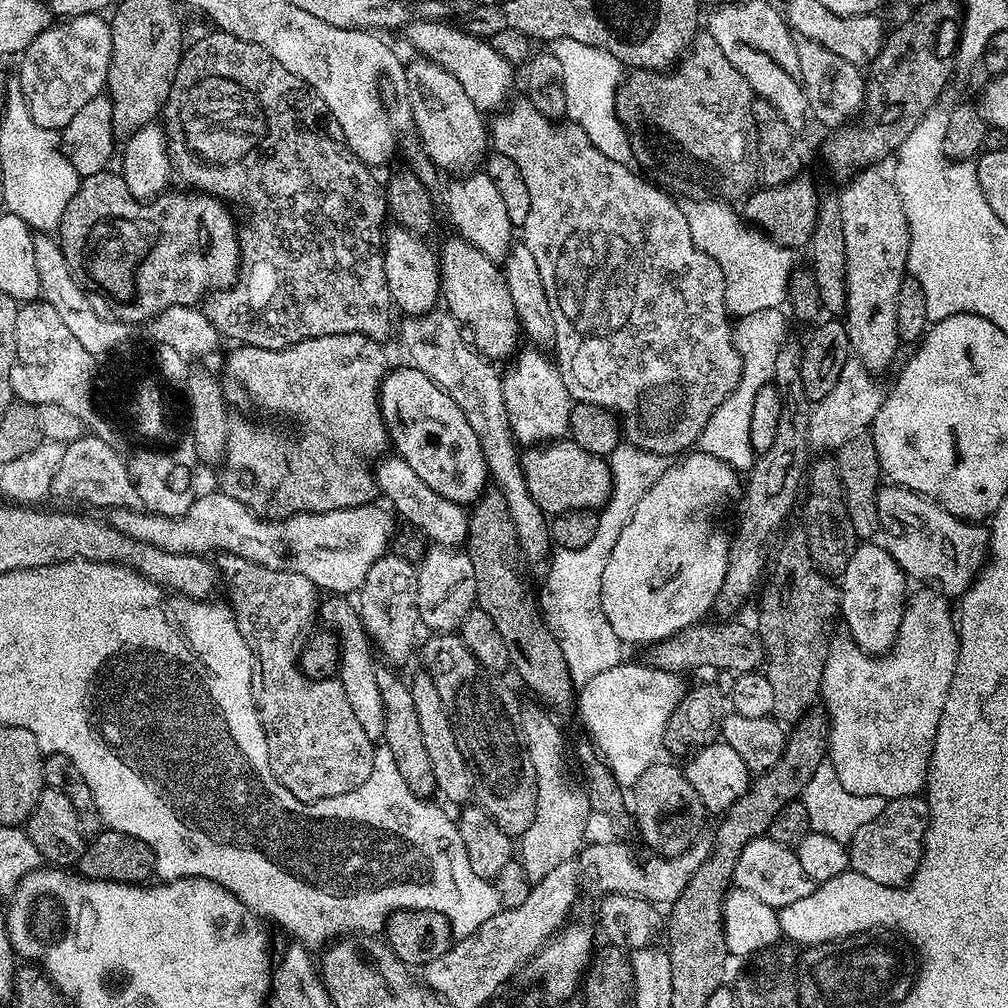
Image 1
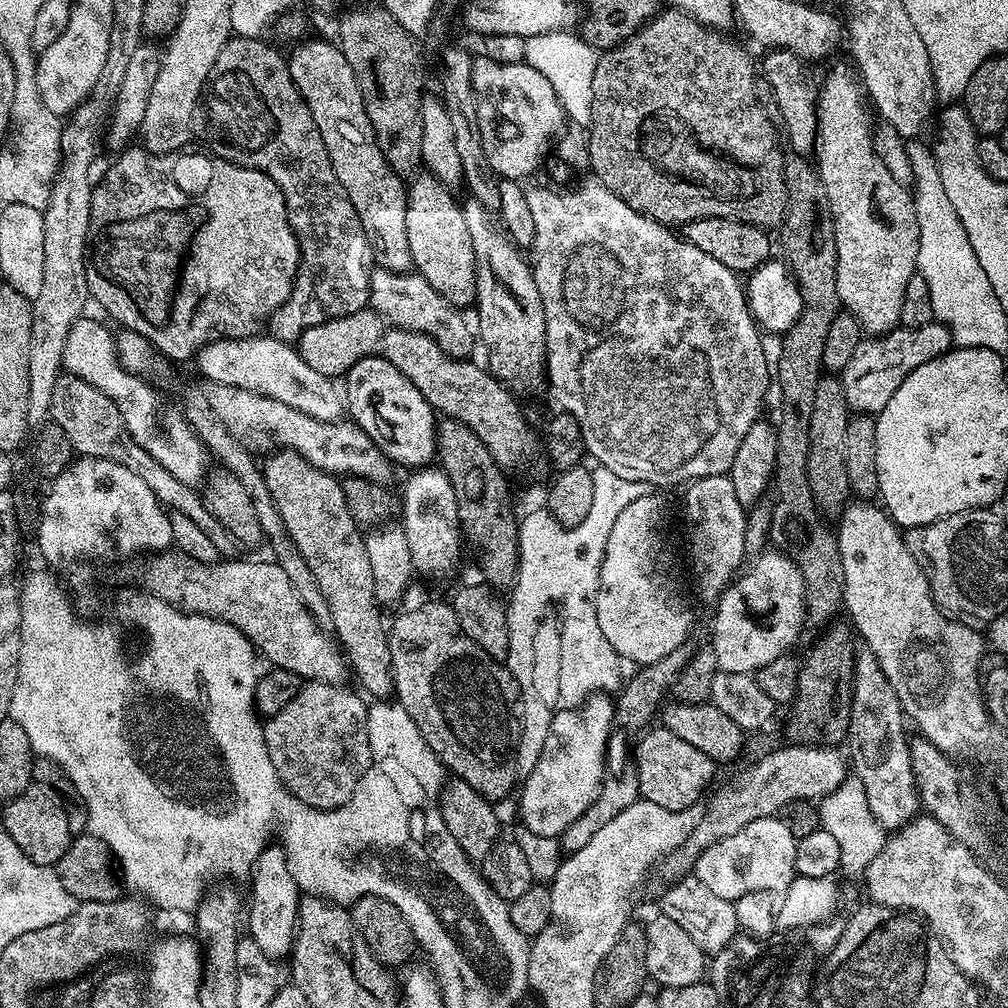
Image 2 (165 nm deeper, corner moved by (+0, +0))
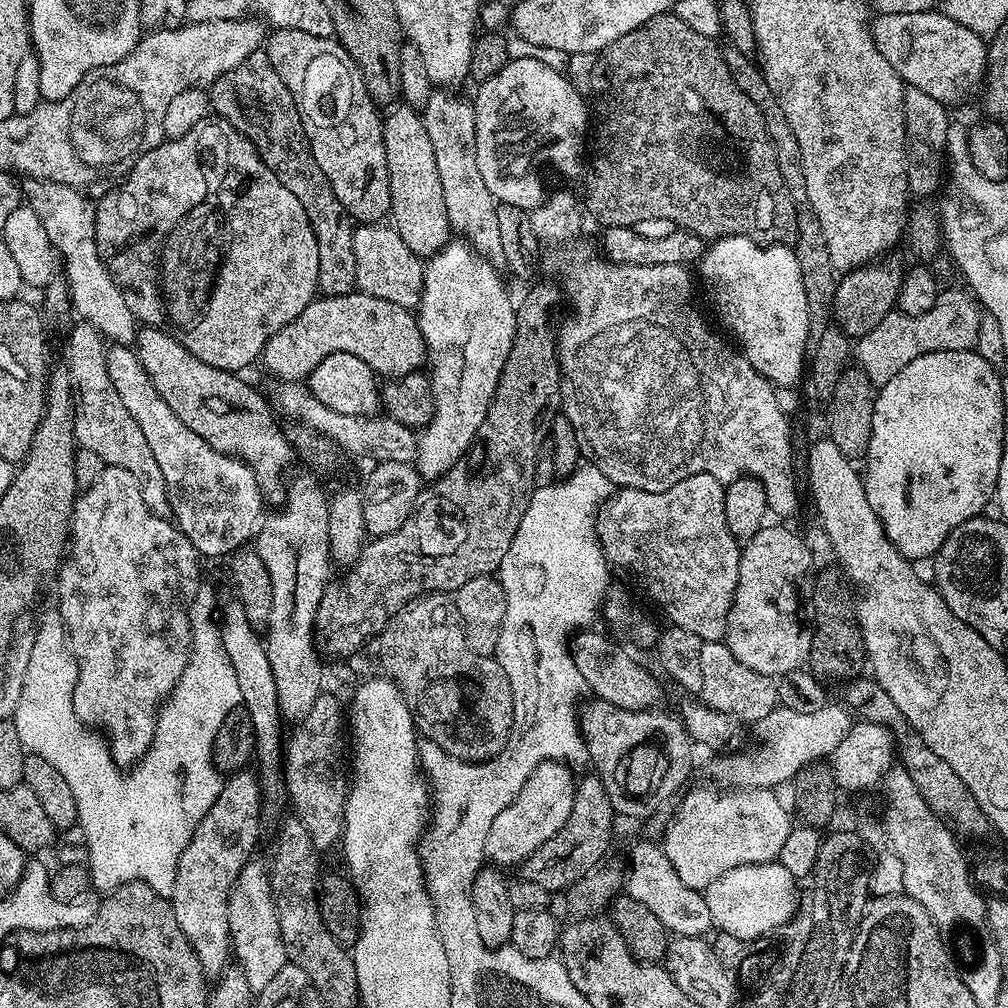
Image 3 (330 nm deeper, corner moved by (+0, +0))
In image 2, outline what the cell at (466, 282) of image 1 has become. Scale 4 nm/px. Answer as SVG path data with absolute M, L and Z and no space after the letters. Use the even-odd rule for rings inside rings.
M416 174L411 177L406 191L406 238L410 242L410 258L412 268L420 273L446 302L457 306L471 305L476 298L476 255L474 254L474 242L470 242L470 229L466 226L466 218L461 201L452 197L453 189L444 184L440 179L431 174Z

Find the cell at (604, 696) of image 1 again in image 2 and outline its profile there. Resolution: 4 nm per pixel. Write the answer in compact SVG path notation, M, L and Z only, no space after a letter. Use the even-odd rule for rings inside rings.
M593 694L575 708L567 708L550 722L550 730L546 734L546 742L542 746L542 754L529 776L523 777L520 792L520 816L523 827L536 835L563 837L564 832L594 802L600 789L602 774L604 773L604 755L608 749L608 739L612 729L612 719L616 713L613 697L608 694Z

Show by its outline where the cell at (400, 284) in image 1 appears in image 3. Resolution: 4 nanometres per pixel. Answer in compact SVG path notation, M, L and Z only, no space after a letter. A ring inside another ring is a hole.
M281 28L275 29L267 37L266 51L268 61L272 63L274 70L278 70L278 78L282 78L282 82L286 82L286 90L290 90L292 100L300 111L300 121L308 136L314 162L318 162L318 170L322 170L322 174L330 182L338 202L342 202L353 221L362 224L381 223L392 211L382 116L381 113L376 113L378 105L370 98L352 55L332 36L315 36L306 34L304 30Z

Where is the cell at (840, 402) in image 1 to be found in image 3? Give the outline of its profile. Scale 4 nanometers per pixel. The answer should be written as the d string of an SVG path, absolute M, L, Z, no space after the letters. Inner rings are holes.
M945 287L934 306L926 310L926 314L911 316L899 310L886 314L886 318L882 318L882 322L878 322L870 334L855 341L855 363L874 386L890 382L894 374L898 374L905 366L910 366L914 358L922 358L922 354L967 352L975 349L982 309L963 287L960 288Z

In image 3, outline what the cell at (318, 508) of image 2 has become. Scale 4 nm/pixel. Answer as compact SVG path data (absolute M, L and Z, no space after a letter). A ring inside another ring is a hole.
M141 327L136 334L134 351L142 362L142 370L146 370L150 382L154 382L154 390L158 390L166 406L170 406L170 410L174 410L174 414L182 418L182 423L190 426L190 430L194 430L194 434L198 434L198 438L202 438L214 450L224 456L234 456L246 466L250 466L265 501L272 506L283 505L286 495L286 476L284 480L283 472L291 466L292 460L294 461L294 453L290 442L284 436L282 424L272 417L273 409L270 404L268 409L263 394L258 389L251 388L246 381L240 380L244 378L235 372L206 366L206 362L194 358L194 354L190 354L190 350L182 346L182 342L170 338L170 334L157 328Z

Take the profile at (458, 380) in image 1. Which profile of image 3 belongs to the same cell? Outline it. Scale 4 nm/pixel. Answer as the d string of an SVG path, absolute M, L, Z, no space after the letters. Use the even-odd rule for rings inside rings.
M357 223L352 229L354 238L354 266L356 267L356 288L374 298L386 298L398 302L398 306L409 310L415 309L420 302L424 289L425 261L416 256L402 242L395 227L387 223ZM388 227L388 228L387 228Z

